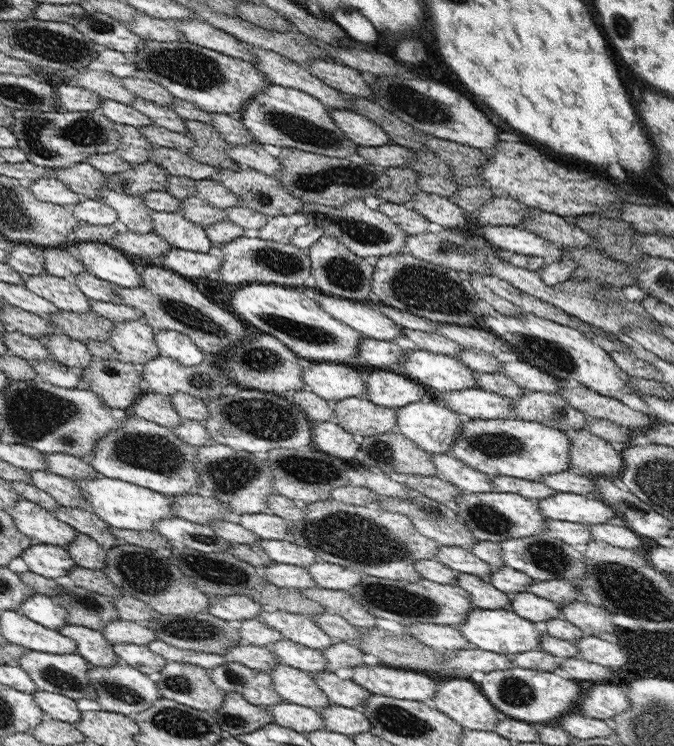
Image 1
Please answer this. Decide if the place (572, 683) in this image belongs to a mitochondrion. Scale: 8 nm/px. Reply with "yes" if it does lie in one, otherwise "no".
no

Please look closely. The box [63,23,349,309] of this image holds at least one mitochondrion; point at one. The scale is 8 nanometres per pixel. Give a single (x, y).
(193, 70)

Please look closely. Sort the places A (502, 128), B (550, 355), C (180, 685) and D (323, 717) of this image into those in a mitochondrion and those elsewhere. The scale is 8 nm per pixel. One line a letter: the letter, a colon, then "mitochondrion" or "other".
A: other
B: mitochondrion
C: mitochondrion
D: other

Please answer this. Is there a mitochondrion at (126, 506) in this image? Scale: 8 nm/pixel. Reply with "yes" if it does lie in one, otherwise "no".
no

